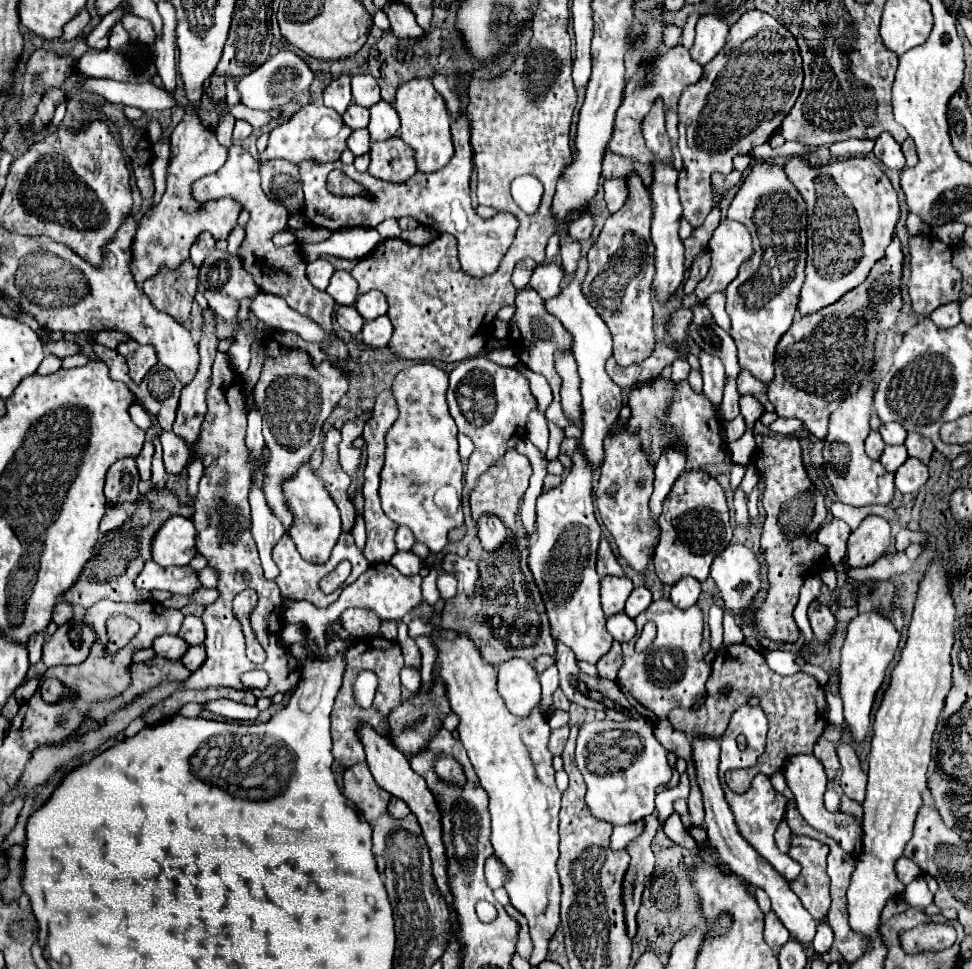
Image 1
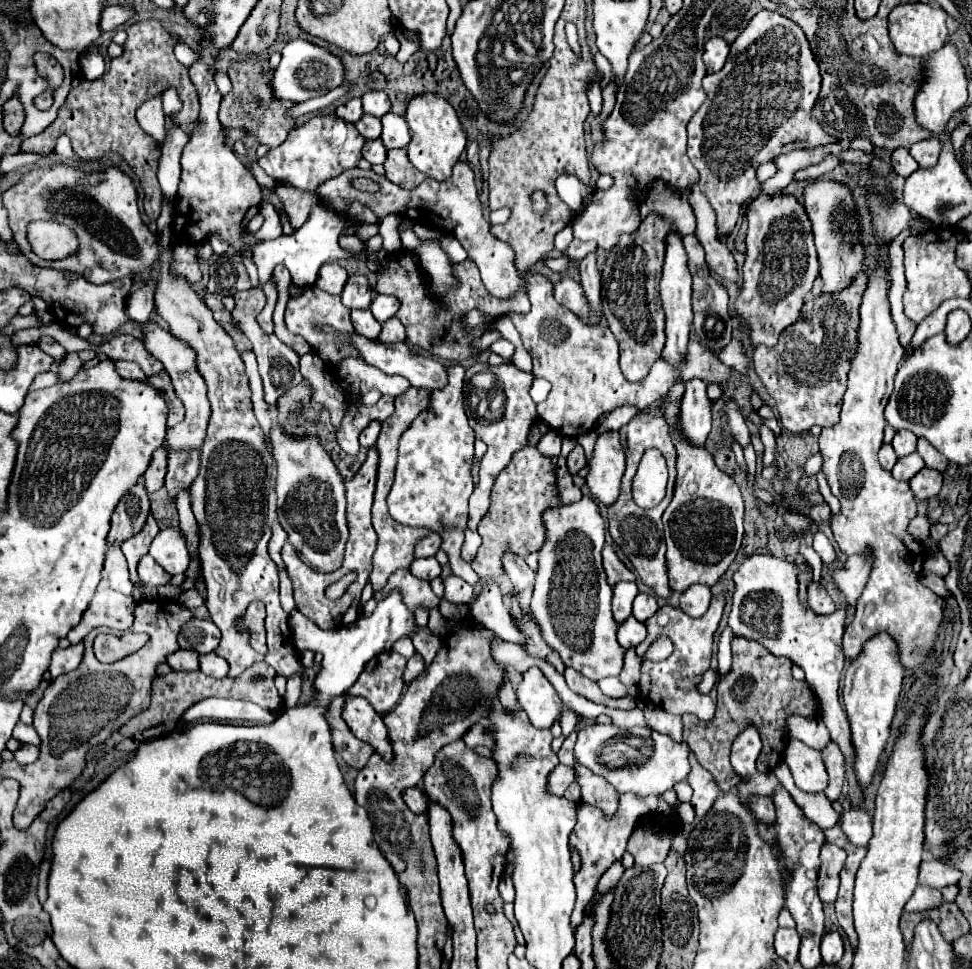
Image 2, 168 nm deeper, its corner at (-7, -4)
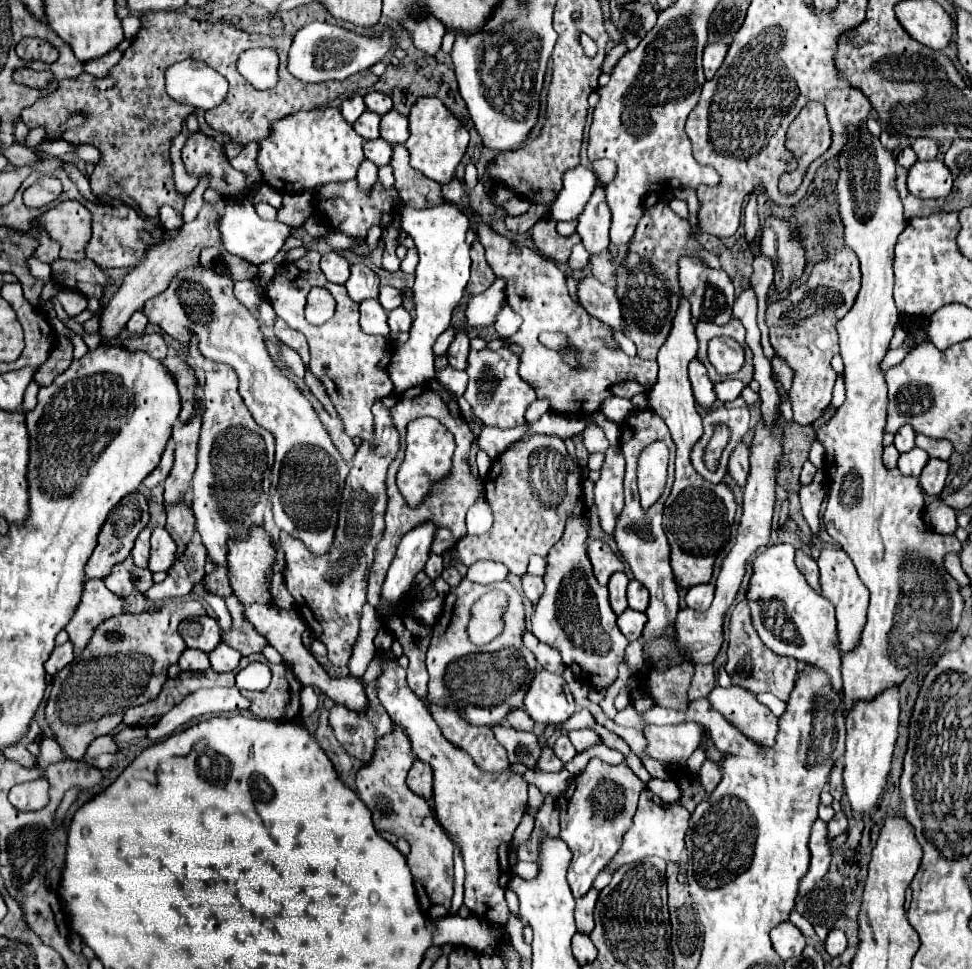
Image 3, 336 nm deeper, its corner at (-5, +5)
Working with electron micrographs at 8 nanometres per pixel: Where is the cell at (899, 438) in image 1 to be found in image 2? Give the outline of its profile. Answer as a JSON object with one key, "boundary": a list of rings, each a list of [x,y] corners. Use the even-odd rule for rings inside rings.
{"boundary":[[[897,430],[895,438],[893,438],[893,448],[897,452],[897,456],[907,456],[911,452],[915,452],[915,444],[917,444],[917,436],[911,434],[909,430]]]}

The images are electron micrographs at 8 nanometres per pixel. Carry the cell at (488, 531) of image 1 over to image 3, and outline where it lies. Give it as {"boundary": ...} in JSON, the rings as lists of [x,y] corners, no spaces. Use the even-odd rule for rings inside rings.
{"boundary":[[[523,575],[523,591],[525,591],[525,597],[537,605],[537,601],[541,599],[541,593],[545,591],[545,583],[541,577],[531,577],[531,575]]]}

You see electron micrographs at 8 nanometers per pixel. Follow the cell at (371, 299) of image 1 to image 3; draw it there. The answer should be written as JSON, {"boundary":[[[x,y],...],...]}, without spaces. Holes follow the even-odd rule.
{"boundary":[[[381,287],[379,303],[383,305],[385,311],[393,311],[393,309],[401,307],[401,303],[403,303],[403,291],[399,291],[395,287]]]}

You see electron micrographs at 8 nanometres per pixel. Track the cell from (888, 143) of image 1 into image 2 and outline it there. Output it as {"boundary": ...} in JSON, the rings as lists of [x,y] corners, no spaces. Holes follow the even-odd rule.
{"boundary":[[[895,148],[891,154],[891,164],[893,164],[893,170],[903,178],[907,178],[911,172],[919,168],[919,164],[913,160],[907,148]]]}

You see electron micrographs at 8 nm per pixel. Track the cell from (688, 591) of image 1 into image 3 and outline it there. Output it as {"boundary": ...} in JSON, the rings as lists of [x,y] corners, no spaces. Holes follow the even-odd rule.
{"boundary":[[[703,583],[703,585],[695,585],[687,591],[685,595],[685,601],[691,609],[697,609],[697,611],[705,611],[709,609],[711,601],[713,601],[713,591],[715,591],[715,585],[713,583]]]}

